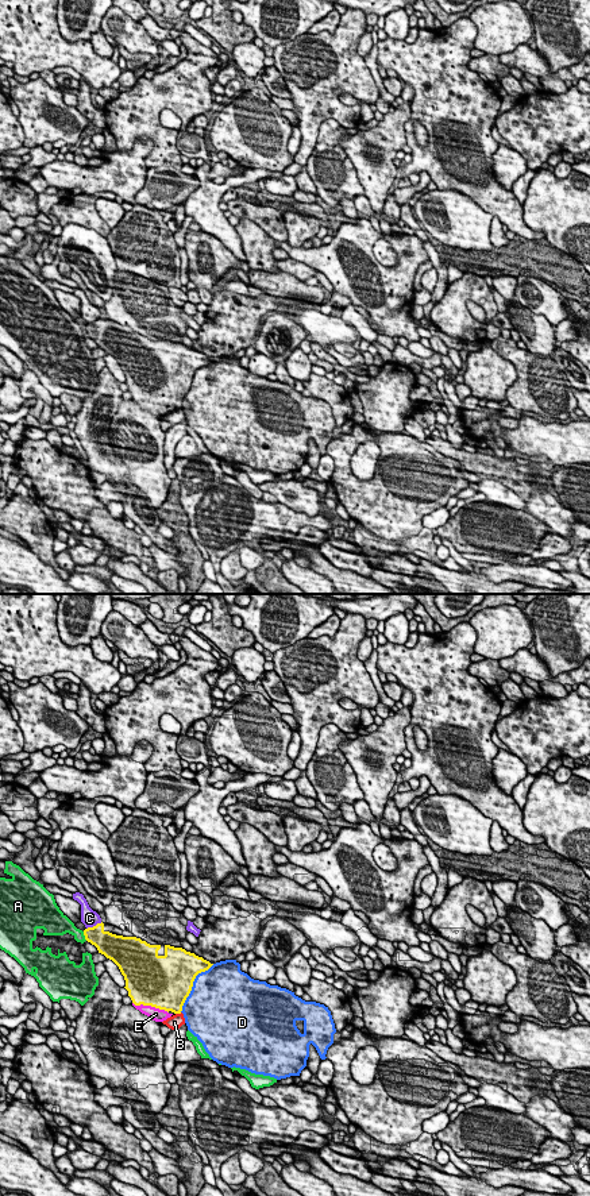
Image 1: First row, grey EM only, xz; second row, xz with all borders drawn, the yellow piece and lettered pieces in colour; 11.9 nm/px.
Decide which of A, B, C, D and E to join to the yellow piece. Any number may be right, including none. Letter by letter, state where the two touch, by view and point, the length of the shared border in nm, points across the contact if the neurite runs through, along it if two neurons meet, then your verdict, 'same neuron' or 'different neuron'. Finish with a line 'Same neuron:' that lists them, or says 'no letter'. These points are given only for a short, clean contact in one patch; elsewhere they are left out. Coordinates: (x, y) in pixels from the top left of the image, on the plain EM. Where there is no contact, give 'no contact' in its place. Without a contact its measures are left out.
A: contact xz (84, 330); length 120 nm; different neuron
B: contact xz (178, 408); length 80 nm; different neuron
C: contact xz (93, 321); length 200 nm; border xz (101, 317), (87, 324); different neuron
D: contact xz (192, 381); length 700 nm; different neuron
E: contact xz (150, 400); length 460 nm; same neuron
Same neuron: E

